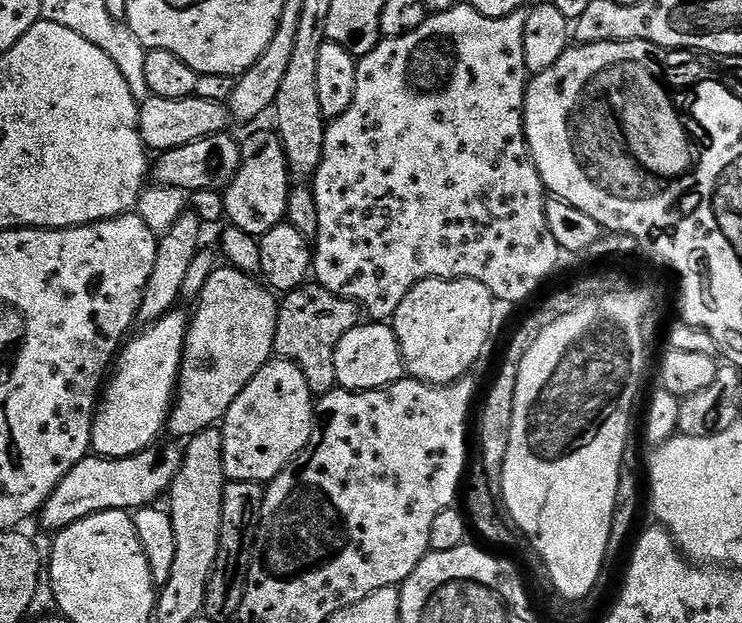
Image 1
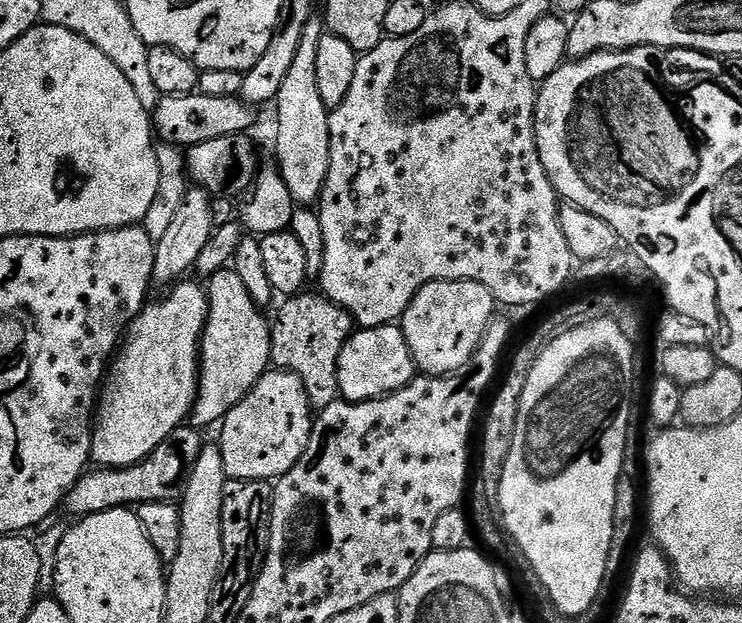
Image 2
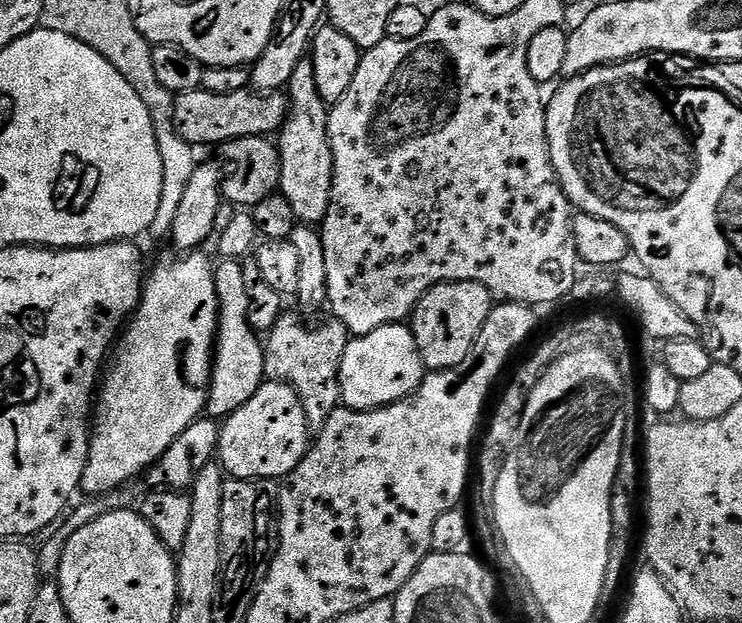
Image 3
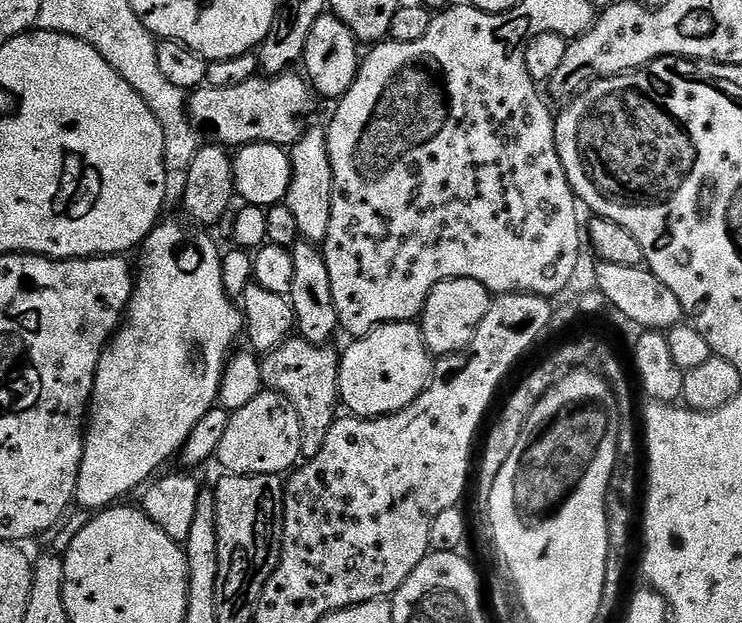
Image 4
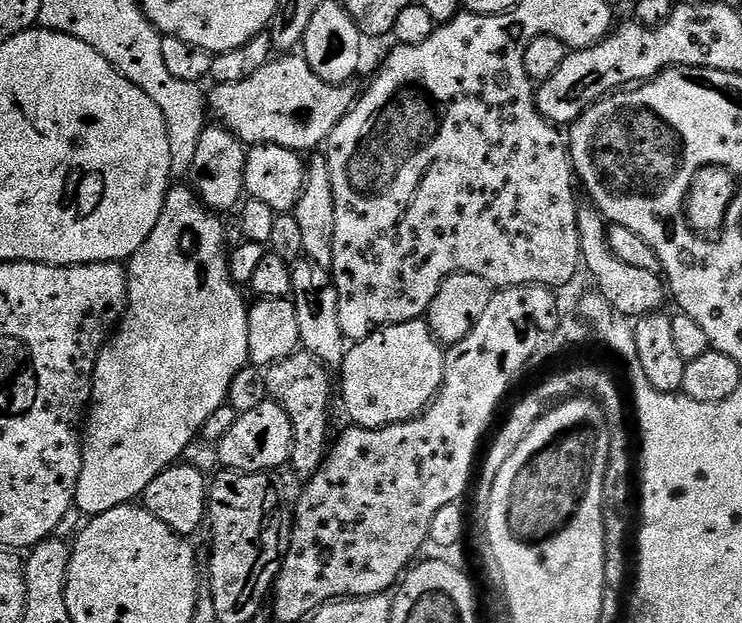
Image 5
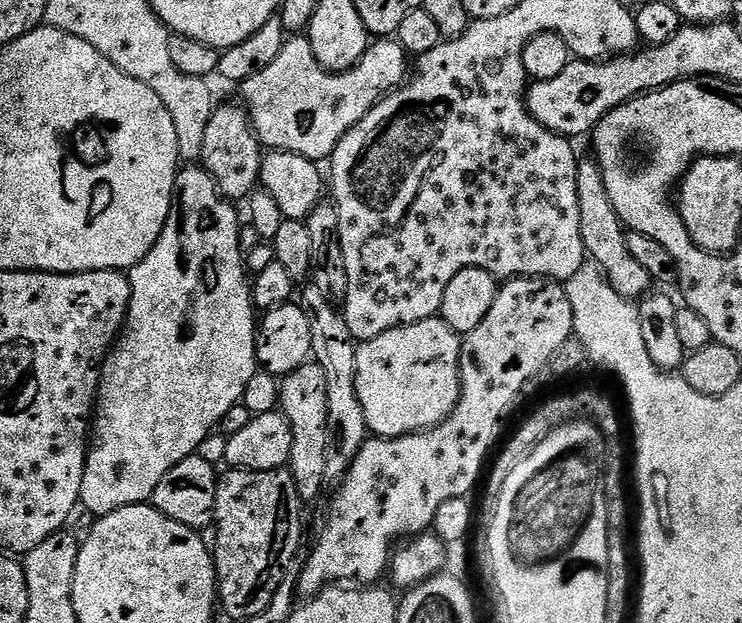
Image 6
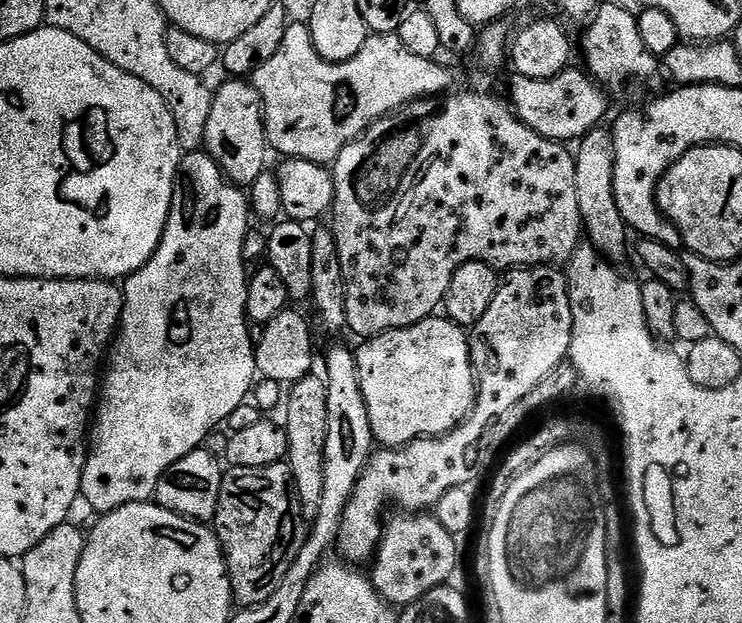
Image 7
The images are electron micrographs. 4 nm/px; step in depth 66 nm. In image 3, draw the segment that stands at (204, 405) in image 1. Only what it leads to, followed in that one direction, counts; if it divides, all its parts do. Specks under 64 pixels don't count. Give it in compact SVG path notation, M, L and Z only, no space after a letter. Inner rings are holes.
M224 258L215 265L214 271L216 273L216 293L220 303L220 322L216 329L212 384L208 388L206 412L212 418L226 418L234 410L246 406L246 402L250 402L250 398L254 398L254 394L259 390L261 384L265 383L264 354L266 348L261 337L248 321L248 299L246 298L246 278L244 277L243 263L236 258Z

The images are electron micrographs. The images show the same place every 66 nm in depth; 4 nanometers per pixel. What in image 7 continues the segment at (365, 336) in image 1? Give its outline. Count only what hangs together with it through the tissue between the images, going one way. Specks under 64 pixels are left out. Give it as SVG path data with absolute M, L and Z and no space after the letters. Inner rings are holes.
M447 315L428 316L422 322L395 328L380 336L365 339L354 355L358 362L358 378L362 398L366 398L366 414L370 414L372 438L386 448L403 448L421 438L443 436L467 418L476 403L476 374L472 371L470 336Z

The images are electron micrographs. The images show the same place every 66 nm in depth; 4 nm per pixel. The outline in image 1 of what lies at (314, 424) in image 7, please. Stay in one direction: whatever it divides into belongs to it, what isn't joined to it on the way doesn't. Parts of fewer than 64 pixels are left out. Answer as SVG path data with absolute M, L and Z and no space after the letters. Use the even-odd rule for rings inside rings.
M315 282L303 284L279 301L274 334L275 355L299 366L302 374L306 374L306 382L313 397L325 396L337 387L334 350L338 350L338 342L342 342L346 330L354 330L354 326L361 323L361 320L362 309L353 300L330 294L330 290Z

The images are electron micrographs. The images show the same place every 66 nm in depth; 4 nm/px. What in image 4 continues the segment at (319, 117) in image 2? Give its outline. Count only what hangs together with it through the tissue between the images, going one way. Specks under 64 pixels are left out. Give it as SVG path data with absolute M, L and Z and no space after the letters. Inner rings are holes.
M309 127L296 143L291 145L292 181L284 203L288 205L290 214L294 214L294 222L298 222L300 239L310 243L323 245L326 234L330 230L330 214L332 213L332 191L334 190L334 174L330 166L330 150L328 134L323 127Z

